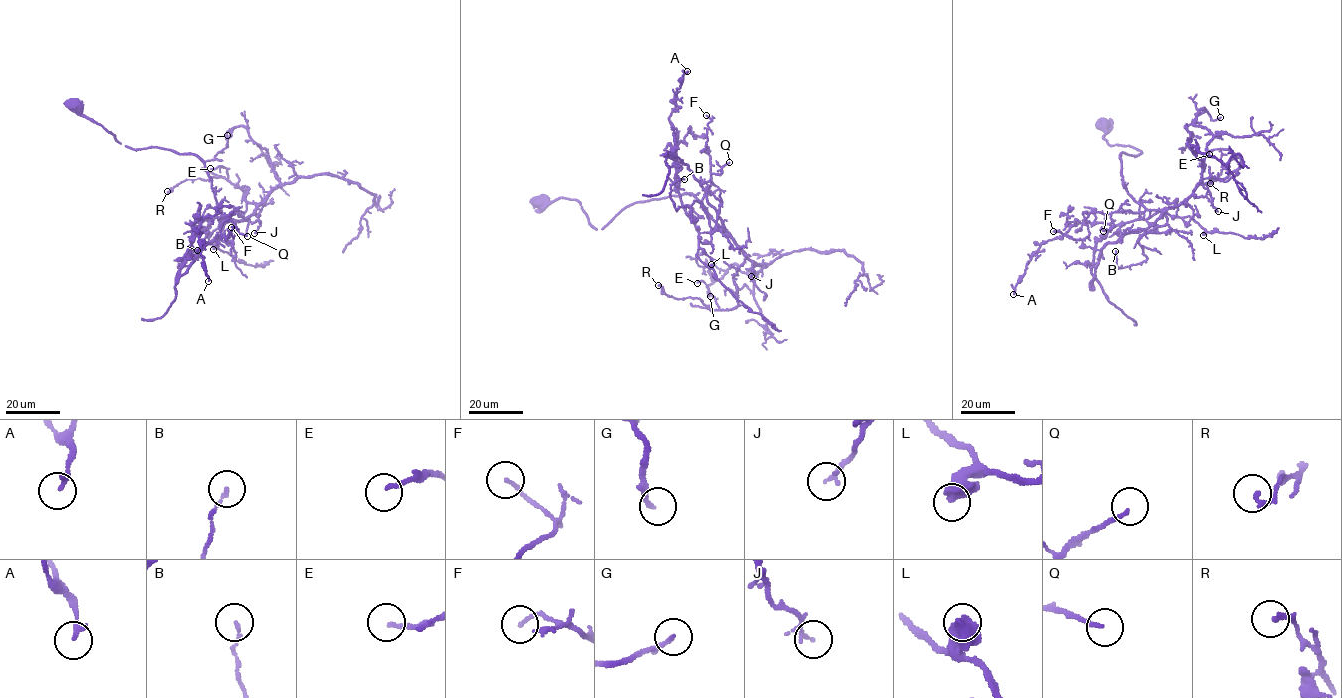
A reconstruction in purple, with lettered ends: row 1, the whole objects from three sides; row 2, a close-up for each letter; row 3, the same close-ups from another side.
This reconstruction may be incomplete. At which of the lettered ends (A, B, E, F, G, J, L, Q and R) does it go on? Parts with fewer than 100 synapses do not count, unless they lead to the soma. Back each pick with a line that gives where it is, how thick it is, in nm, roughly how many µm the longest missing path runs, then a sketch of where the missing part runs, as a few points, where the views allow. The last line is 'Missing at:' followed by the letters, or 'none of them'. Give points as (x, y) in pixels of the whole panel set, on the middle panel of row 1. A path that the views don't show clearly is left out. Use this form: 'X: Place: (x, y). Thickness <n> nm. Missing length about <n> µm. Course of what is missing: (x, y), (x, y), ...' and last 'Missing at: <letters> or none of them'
Missing at: none of them

